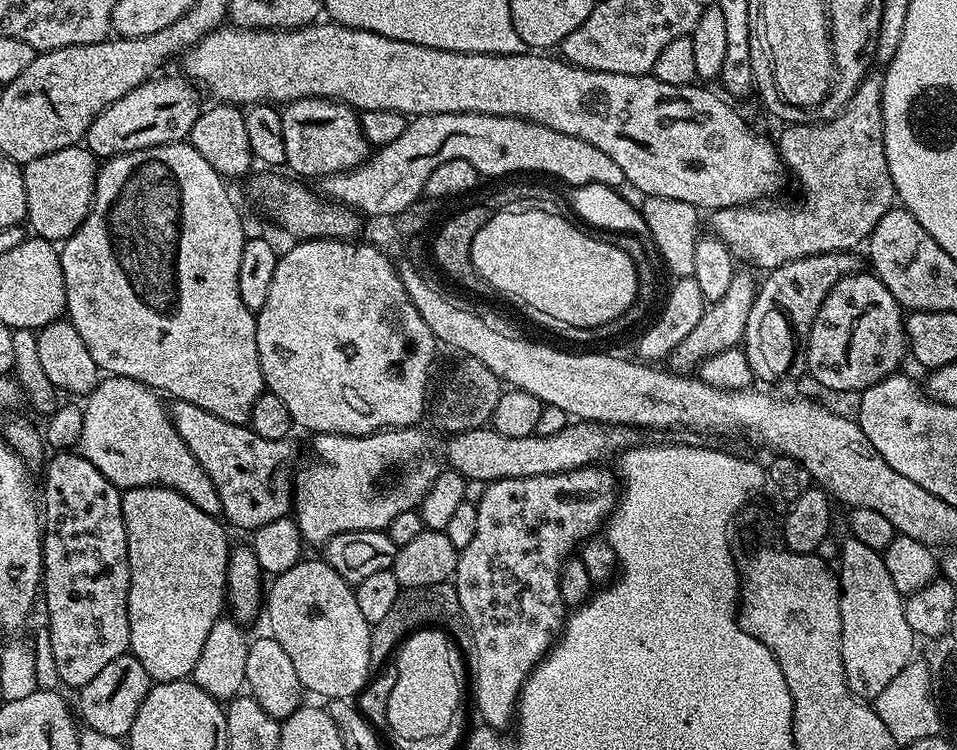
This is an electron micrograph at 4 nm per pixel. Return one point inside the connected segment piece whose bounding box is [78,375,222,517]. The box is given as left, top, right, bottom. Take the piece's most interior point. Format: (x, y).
(127, 433)

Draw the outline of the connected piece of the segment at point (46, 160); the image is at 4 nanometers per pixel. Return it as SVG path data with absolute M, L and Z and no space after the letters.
M84 146L63 148L54 150L54 154L34 158L34 162L23 165L22 171L28 207L27 227L32 227L36 231L33 233L42 240L69 240L92 209L92 199L96 197L97 157Z

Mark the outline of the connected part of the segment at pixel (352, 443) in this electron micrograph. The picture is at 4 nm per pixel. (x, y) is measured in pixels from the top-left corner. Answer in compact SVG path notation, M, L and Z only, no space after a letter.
M413 426L410 428L390 428L382 432L371 432L368 436L342 436L340 434L330 434L322 432L311 437L312 452L316 455L316 461L305 470L304 473L297 475L294 480L294 519L298 530L302 532L302 538L305 545L323 546L327 544L330 538L334 538L343 532L357 532L358 530L374 530L375 532L387 529L390 522L394 522L394 518L398 518L398 514L410 512L419 509L422 498L426 498L426 494L430 490L430 486L437 480L442 471L442 452L436 449L436 444L432 441L432 436L428 432L423 432L423 427Z

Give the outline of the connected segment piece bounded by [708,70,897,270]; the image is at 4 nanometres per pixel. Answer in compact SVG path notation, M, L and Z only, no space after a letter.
M880 70L869 71L864 80L858 86L858 90L854 94L851 102L838 113L833 120L823 122L809 122L807 124L790 124L781 127L780 140L778 139L778 147L780 149L780 158L784 161L785 169L796 171L796 180L800 183L800 188L804 191L804 205L801 208L791 208L788 204L772 204L769 208L760 208L764 206L749 206L747 204L739 204L738 206L730 206L729 208L717 208L711 213L712 216L708 220L711 235L720 240L737 261L749 260L752 264L757 264L763 270L771 270L782 266L786 262L794 262L798 258L806 258L814 254L826 254L827 252L851 252L859 249L872 235L874 226L878 226L878 222L882 218L882 214L886 214L897 203L896 191L894 190L894 182L890 178L890 166L886 166L886 146L884 145L884 127L882 126L882 86L884 85L884 73Z

